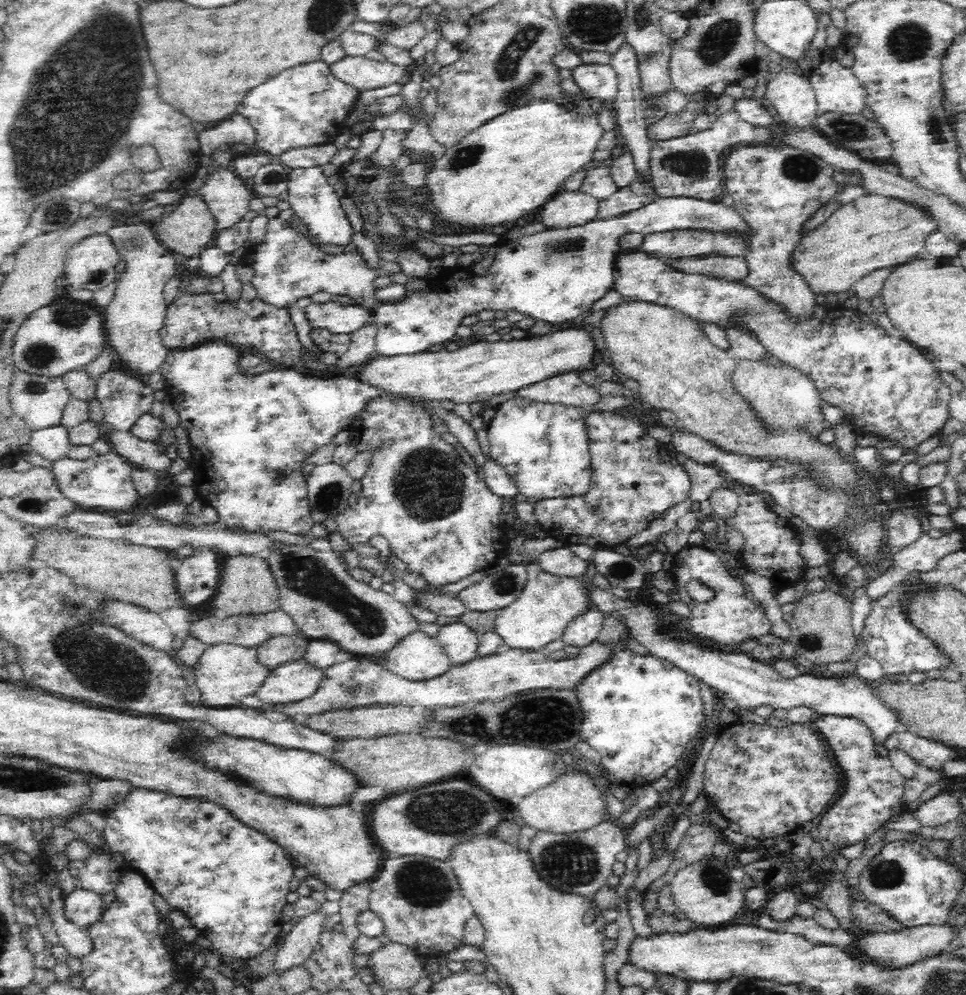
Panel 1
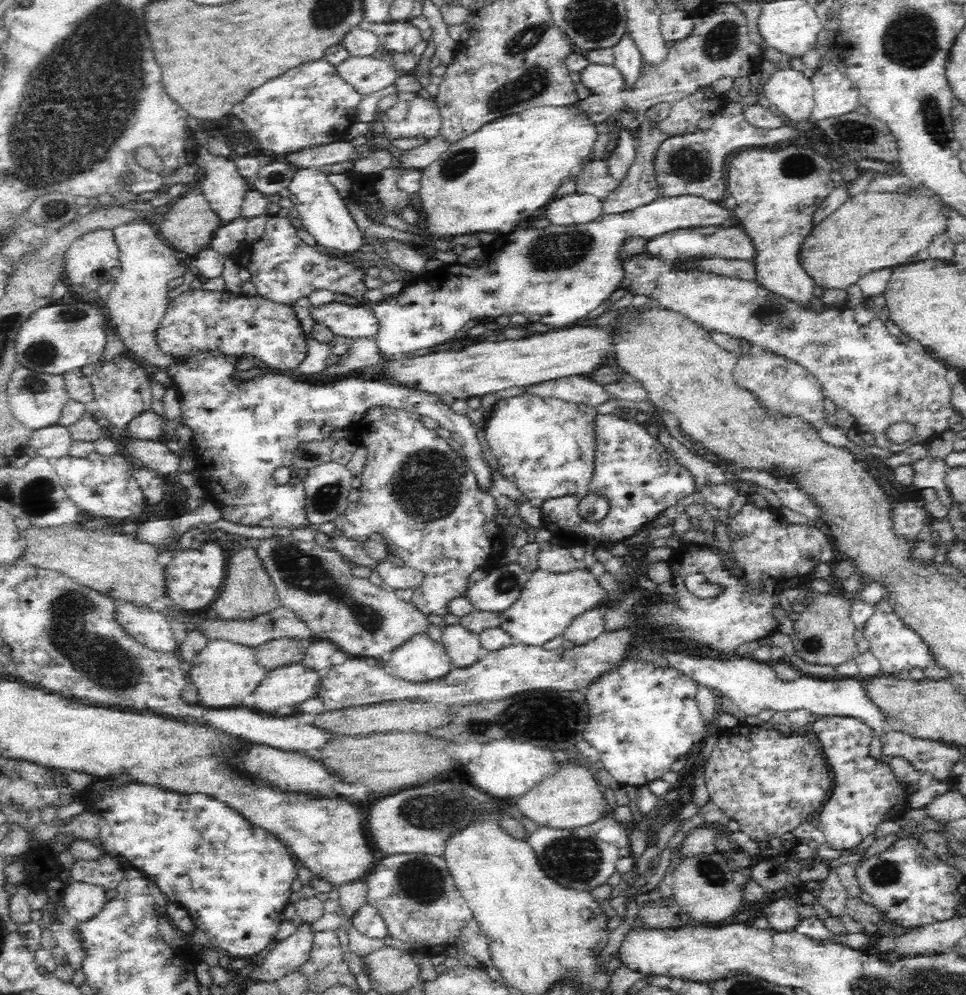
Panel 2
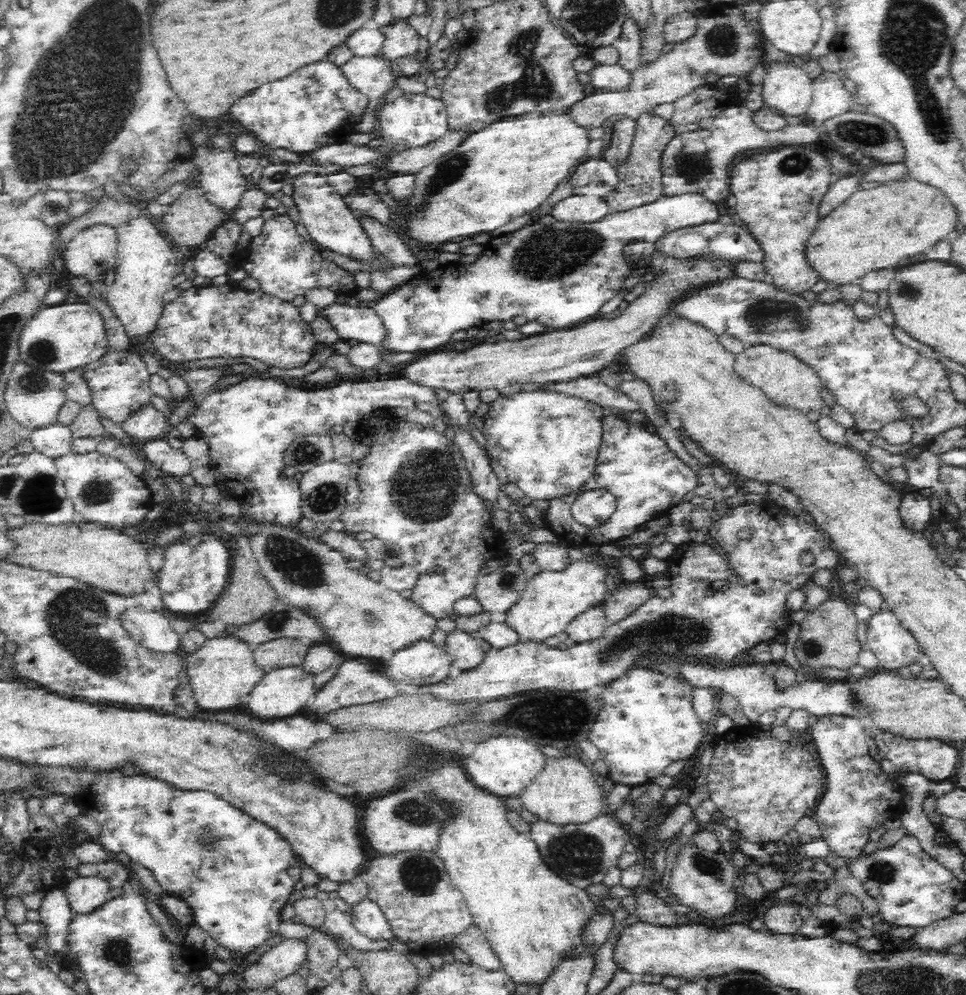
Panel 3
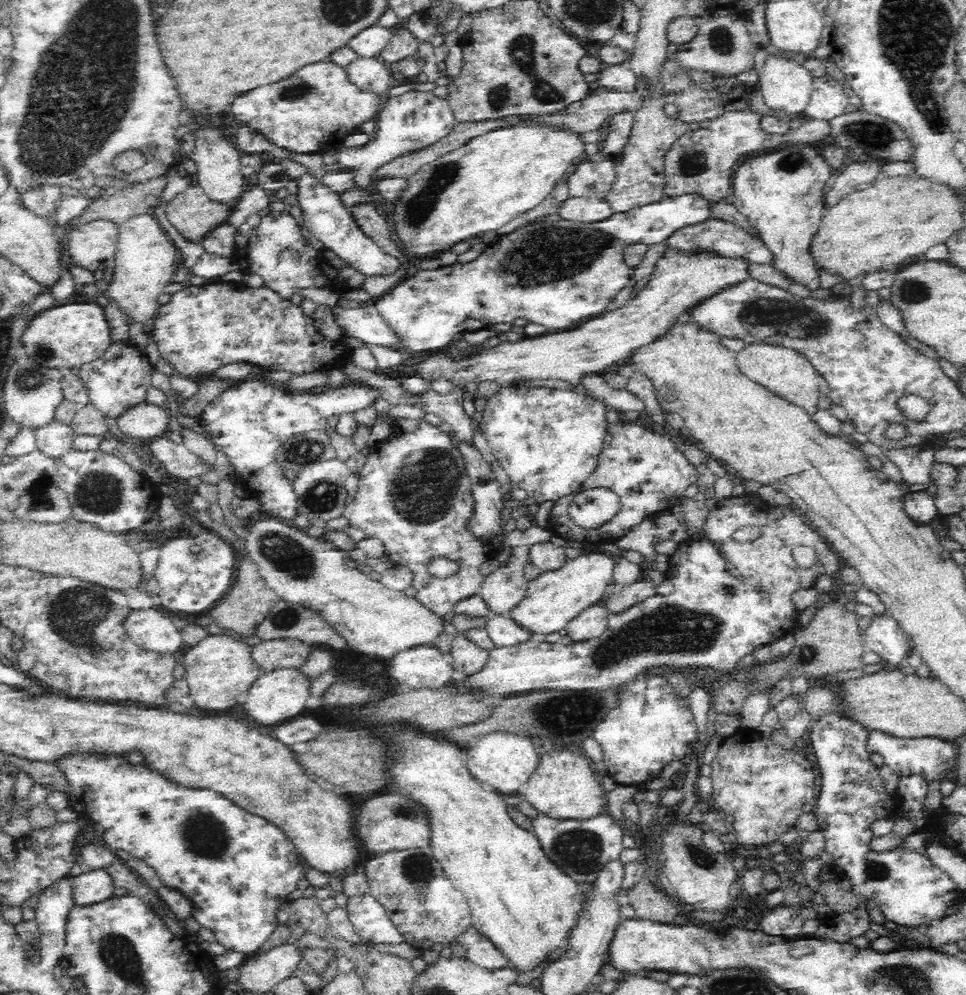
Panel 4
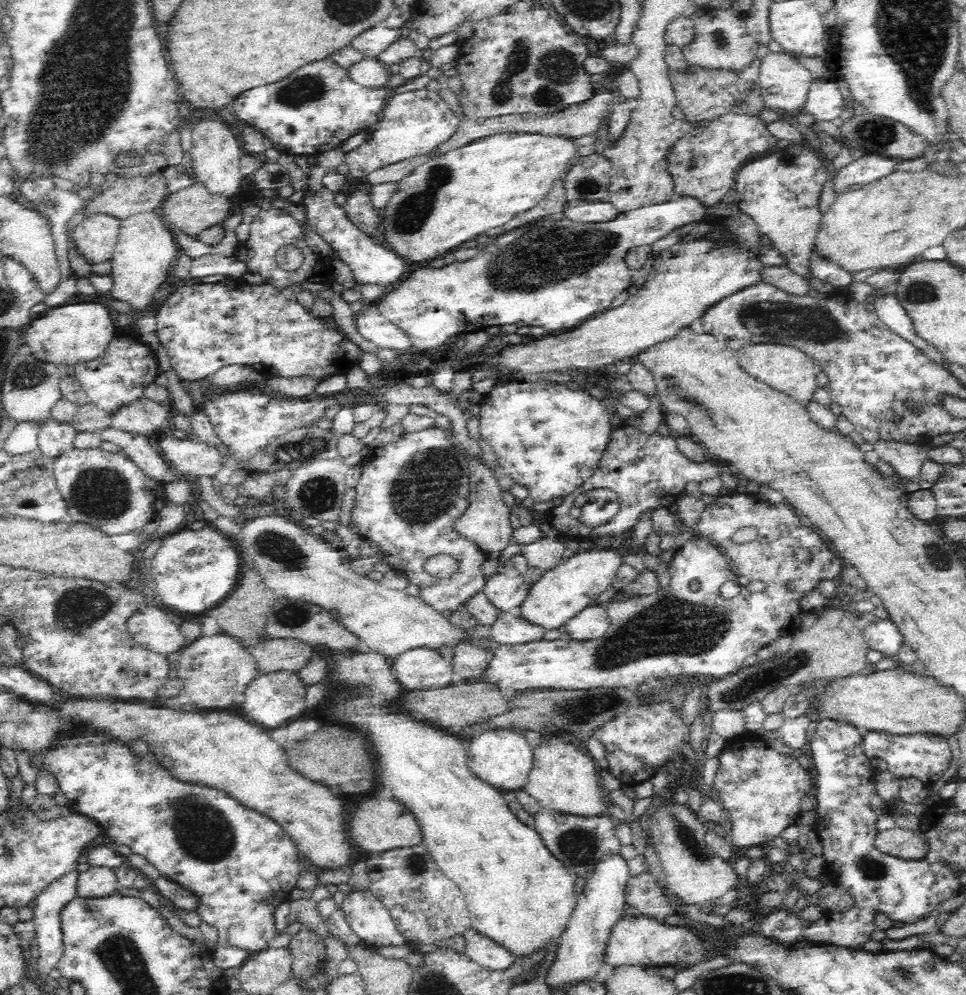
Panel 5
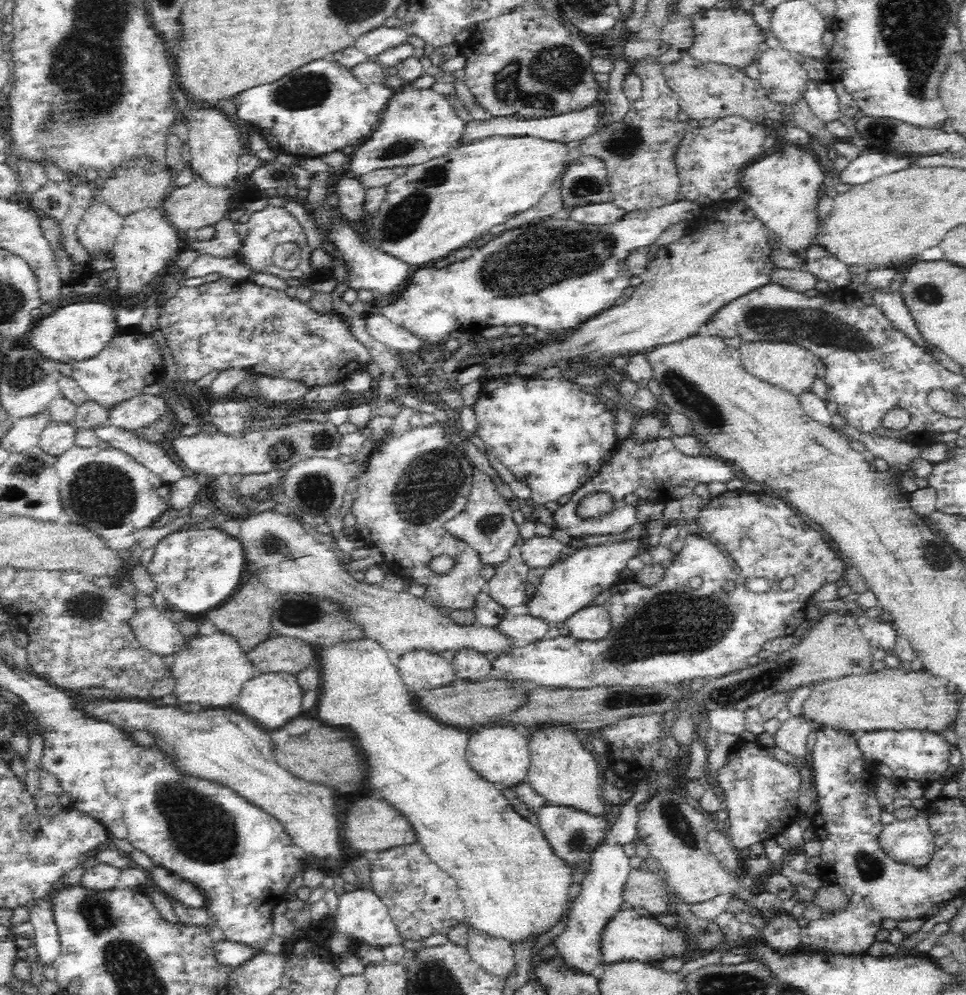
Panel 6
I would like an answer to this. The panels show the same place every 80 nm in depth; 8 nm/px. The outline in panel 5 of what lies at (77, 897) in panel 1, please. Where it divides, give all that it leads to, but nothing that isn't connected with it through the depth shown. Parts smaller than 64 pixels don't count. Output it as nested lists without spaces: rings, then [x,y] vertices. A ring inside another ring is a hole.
[[[90,866],[78,876],[76,894],[82,897],[106,896],[116,892],[117,888],[116,870],[107,866]]]

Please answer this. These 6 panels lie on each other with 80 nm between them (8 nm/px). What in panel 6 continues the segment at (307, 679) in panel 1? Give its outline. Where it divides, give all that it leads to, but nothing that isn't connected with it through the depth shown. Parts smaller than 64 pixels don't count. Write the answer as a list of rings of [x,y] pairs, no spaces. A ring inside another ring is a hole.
[[[265,673],[255,676],[244,682],[239,695],[238,706],[234,707],[236,711],[266,730],[281,728],[283,724],[286,724],[286,721],[300,716],[303,712],[304,693],[298,685],[297,678],[287,673]]]

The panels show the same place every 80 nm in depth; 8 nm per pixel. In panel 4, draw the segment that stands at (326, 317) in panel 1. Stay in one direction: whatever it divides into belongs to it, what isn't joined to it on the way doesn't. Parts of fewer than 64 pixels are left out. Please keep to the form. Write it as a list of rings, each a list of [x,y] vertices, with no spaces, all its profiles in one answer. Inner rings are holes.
[[[373,302],[357,308],[343,308],[335,305],[334,313],[344,336],[360,339],[366,346],[374,344],[402,349],[401,337],[389,326]]]

